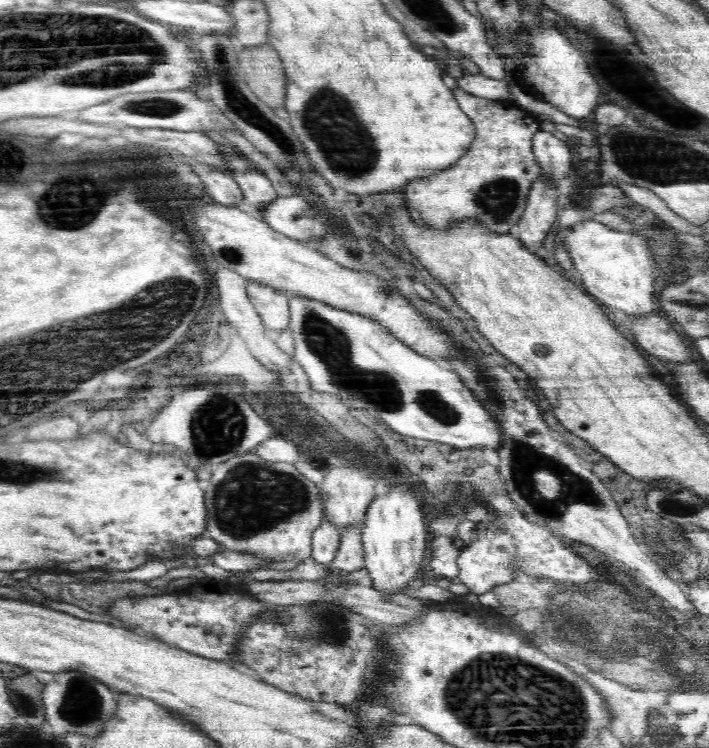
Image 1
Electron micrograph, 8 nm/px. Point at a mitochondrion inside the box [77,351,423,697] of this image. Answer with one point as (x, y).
(249, 500)

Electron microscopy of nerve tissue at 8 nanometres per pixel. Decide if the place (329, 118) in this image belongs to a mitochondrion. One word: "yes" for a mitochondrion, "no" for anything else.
yes

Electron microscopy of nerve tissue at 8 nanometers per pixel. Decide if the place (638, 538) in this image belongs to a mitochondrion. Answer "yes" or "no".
no

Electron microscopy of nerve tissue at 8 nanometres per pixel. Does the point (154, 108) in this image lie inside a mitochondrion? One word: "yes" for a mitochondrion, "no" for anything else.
yes

